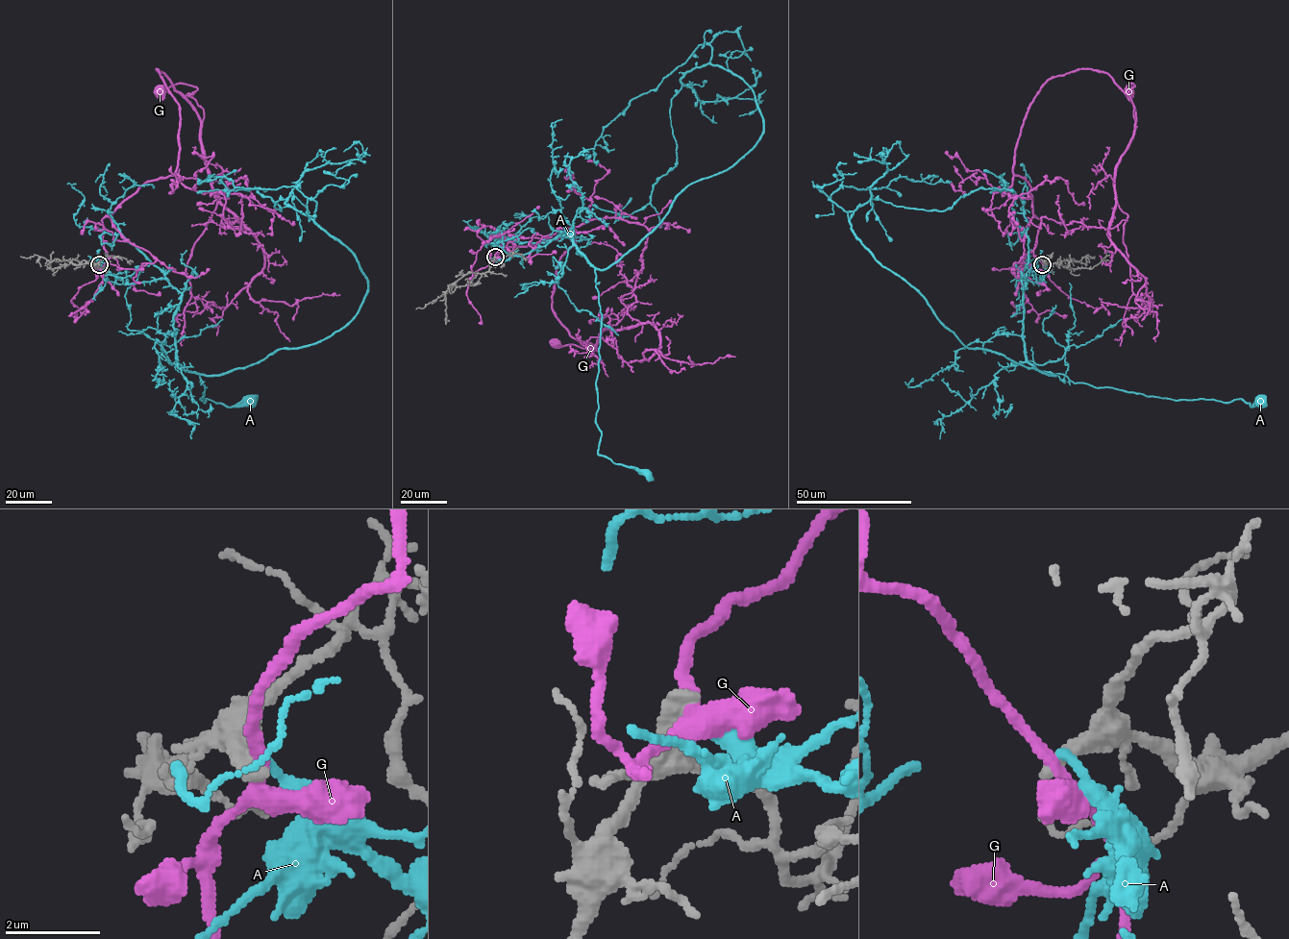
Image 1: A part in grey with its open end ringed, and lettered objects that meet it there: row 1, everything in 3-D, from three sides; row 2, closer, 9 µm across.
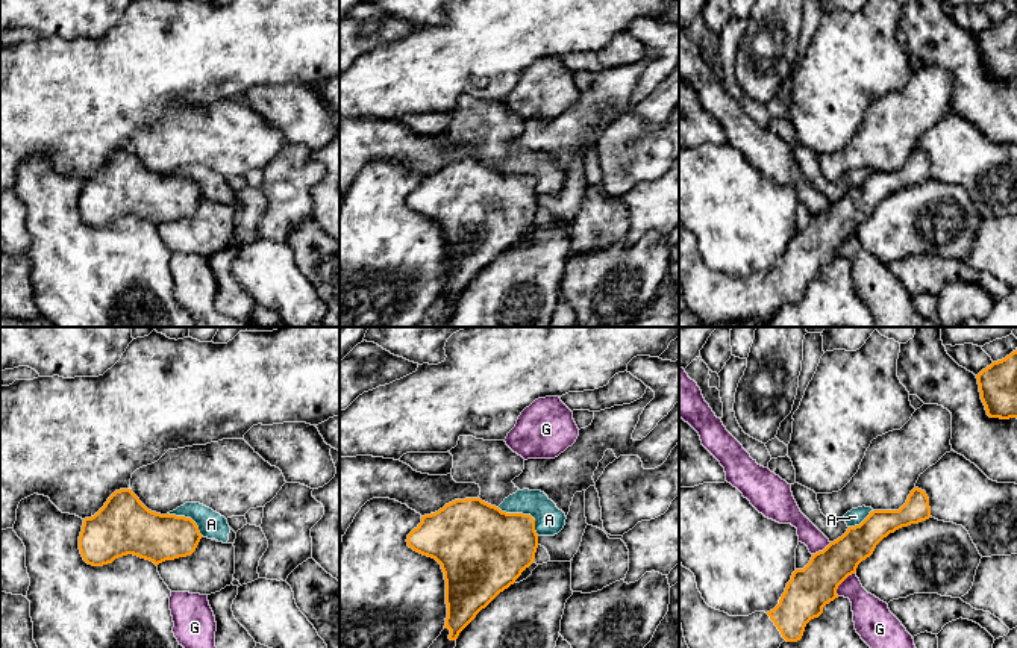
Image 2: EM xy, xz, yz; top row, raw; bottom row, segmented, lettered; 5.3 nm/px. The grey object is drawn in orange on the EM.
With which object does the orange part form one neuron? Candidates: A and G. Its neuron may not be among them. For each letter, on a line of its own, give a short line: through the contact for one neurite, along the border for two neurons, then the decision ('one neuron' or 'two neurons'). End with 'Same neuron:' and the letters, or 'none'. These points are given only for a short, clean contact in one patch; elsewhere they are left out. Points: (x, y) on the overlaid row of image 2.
A: xz (497, 507), (528, 514), (538, 535) | two neurons
G: two neurons
Same neuron: none

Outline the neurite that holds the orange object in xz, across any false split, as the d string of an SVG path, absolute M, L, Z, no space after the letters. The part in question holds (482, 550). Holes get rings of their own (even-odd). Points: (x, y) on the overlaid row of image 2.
M480 498L455 500L421 522L408 534L408 547L435 559L444 572L449 639L459 633L500 592L508 589L535 560L538 534L530 515L506 513Z

